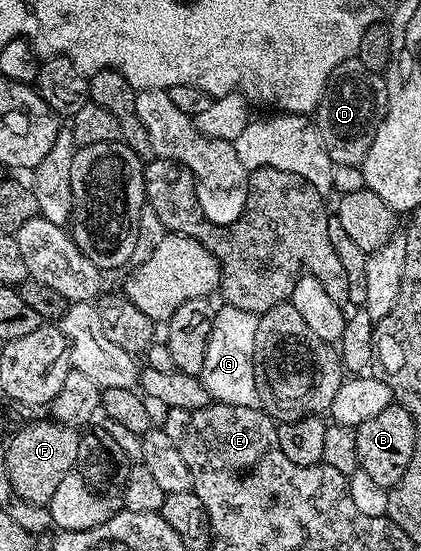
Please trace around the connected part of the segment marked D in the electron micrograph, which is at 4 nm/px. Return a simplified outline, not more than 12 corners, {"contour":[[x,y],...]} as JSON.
{"contour":[[339,63],[313,116],[332,165],[362,165],[386,79]]}

